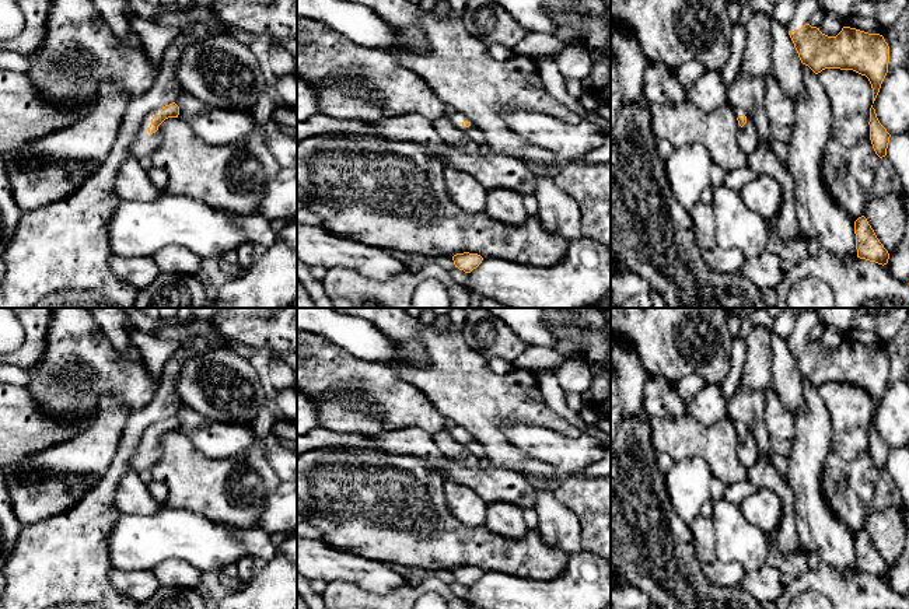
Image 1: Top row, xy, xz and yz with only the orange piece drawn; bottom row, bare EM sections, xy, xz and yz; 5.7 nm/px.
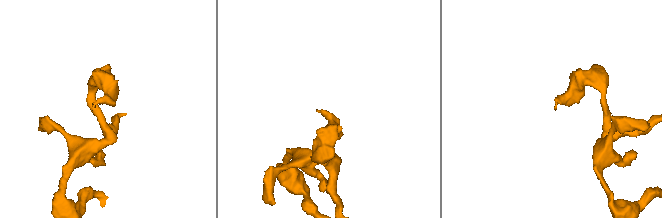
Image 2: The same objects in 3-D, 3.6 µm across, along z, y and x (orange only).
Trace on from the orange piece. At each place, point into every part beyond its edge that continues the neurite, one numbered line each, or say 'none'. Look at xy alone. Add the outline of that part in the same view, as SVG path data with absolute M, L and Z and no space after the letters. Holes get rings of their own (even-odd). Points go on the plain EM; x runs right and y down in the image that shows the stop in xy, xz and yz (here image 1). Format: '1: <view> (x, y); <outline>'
1: xy (144, 458); M158 421L153 426L150 426L144 431L144 434L134 451L134 455L132 456L130 472L139 473L139 472L144 472L144 470L151 470L151 468L160 462L160 459L162 456L162 448L160 445L160 440L158 440L158 444L153 448L148 447L148 441L151 438L151 433L154 430L158 430L161 427L161 423L162 421Z

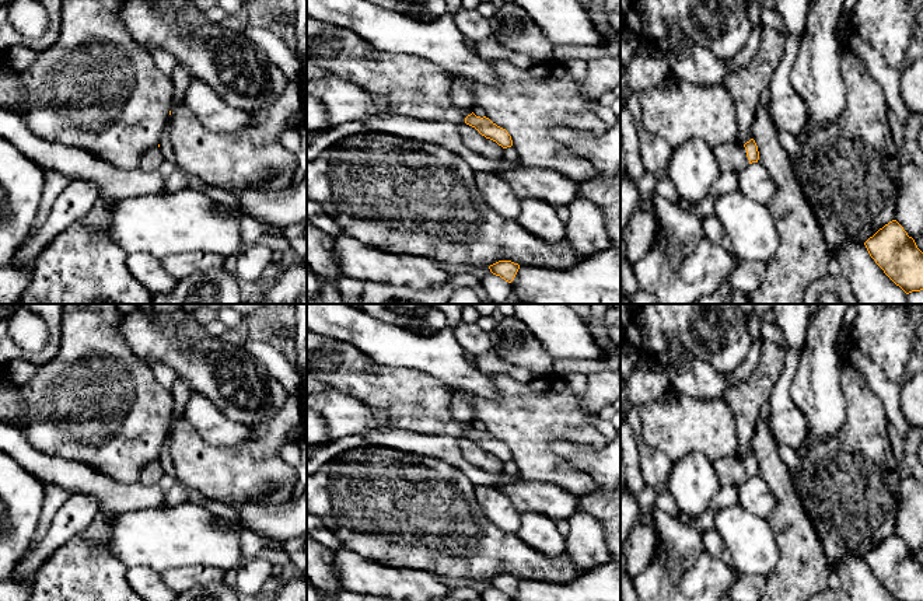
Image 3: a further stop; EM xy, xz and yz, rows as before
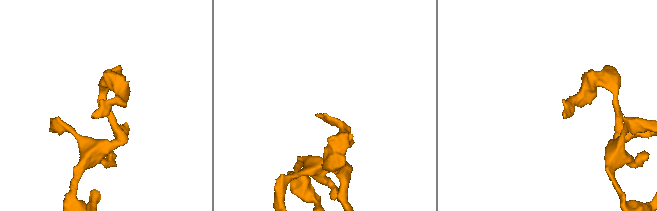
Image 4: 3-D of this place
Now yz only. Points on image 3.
1: yz (730, 471); M724 457L713 461L720 486L741 485L749 479L747 464L740 457Z

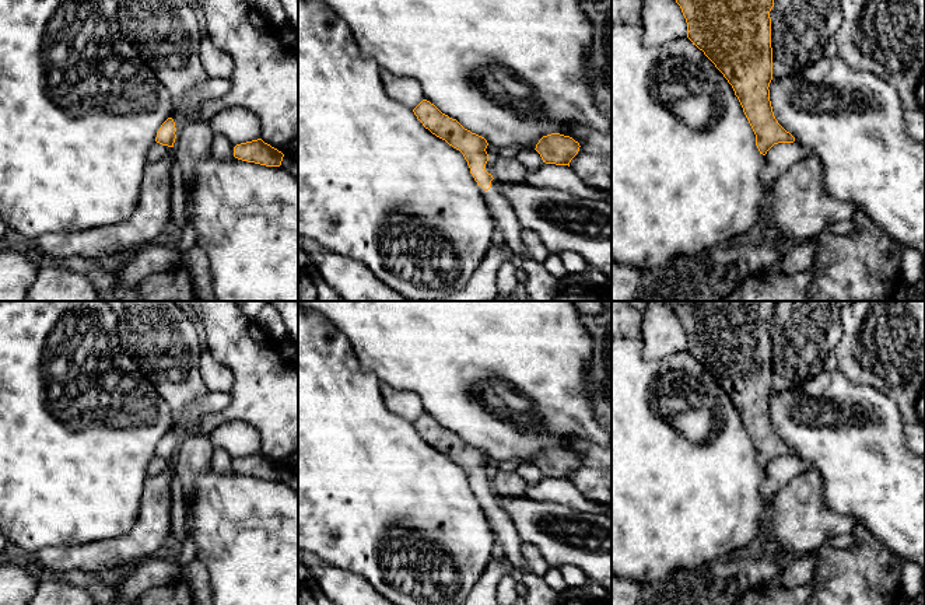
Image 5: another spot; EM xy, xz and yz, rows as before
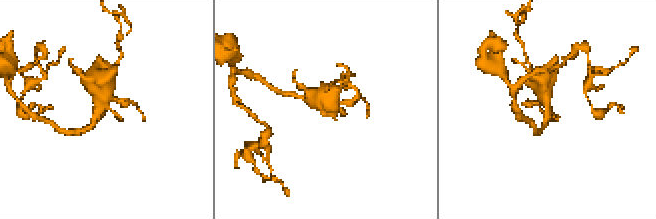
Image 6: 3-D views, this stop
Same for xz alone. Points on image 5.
1: xz (505, 532); M495 493L491 494L488 504L484 504L480 499L479 501L490 522L495 541L504 548L505 559L516 570L518 578L528 587L528 594L525 595L526 605L561 605L560 594L543 577L523 570L525 542L518 535L518 529L511 517L497 506Z

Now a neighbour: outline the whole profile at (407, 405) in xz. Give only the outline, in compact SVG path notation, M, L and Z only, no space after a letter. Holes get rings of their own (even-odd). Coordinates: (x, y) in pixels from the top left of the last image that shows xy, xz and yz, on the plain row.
M381 384L381 395L390 412L410 423L425 413L421 398L414 392L397 391L388 384Z

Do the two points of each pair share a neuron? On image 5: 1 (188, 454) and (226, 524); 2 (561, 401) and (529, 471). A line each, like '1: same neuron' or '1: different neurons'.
1: different neurons
2: different neurons

